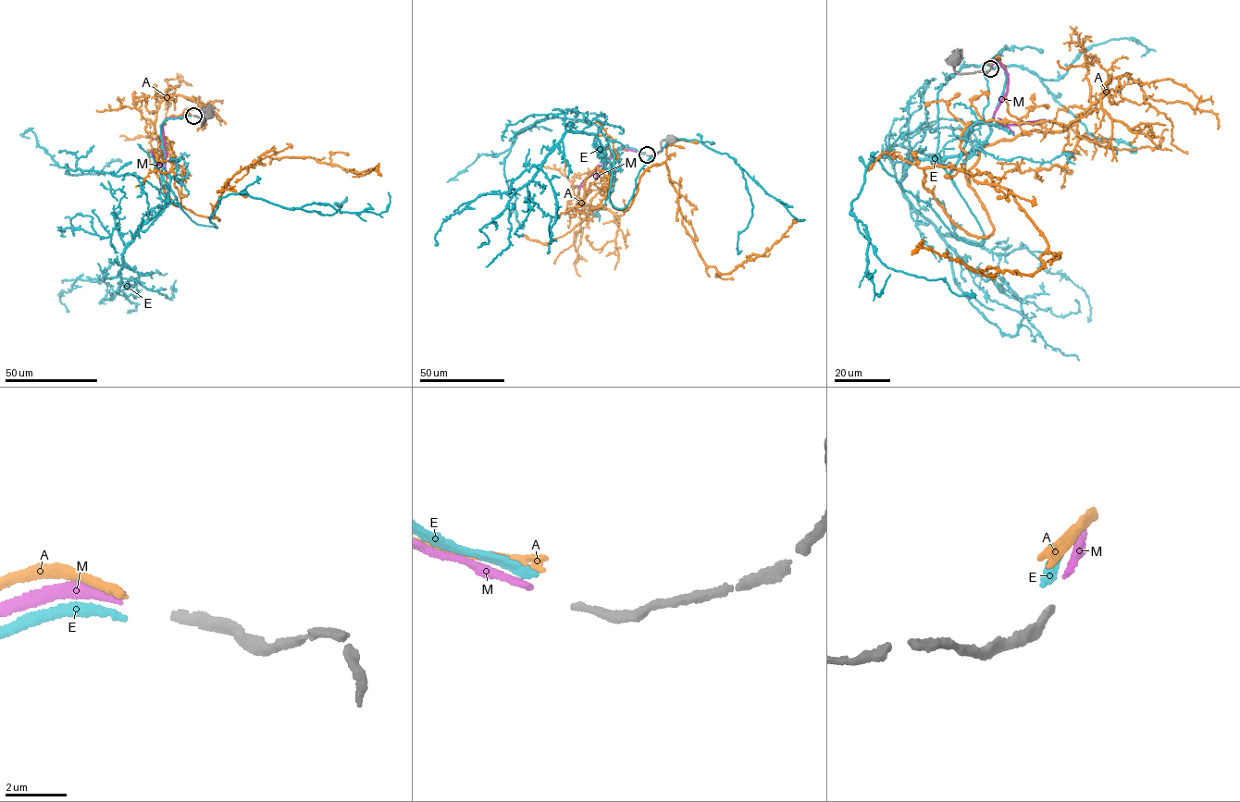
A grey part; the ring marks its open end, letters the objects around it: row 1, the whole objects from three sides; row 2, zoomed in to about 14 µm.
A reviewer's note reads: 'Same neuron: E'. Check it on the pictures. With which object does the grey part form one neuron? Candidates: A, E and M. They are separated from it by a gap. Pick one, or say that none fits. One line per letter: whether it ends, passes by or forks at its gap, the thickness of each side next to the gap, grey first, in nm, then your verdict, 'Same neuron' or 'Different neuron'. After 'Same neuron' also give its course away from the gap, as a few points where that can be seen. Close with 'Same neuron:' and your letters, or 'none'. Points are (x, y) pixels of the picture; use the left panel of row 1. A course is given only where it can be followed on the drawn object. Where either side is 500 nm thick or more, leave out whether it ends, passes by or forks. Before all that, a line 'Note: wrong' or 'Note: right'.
Note: wrong
A: It ends there. Thickness 240 nm (grey) against 280 nm. Different neuron
E: It ends there. Thickness 240 nm (grey) against 240 nm. Different neuron
M: It ends there. Thickness 240 nm (grey) against 280 nm. Same neuron. Its course: (191, 115), (170, 117), (164, 123), (164, 167), (153, 156), (153, 150)
Same neuron: M

